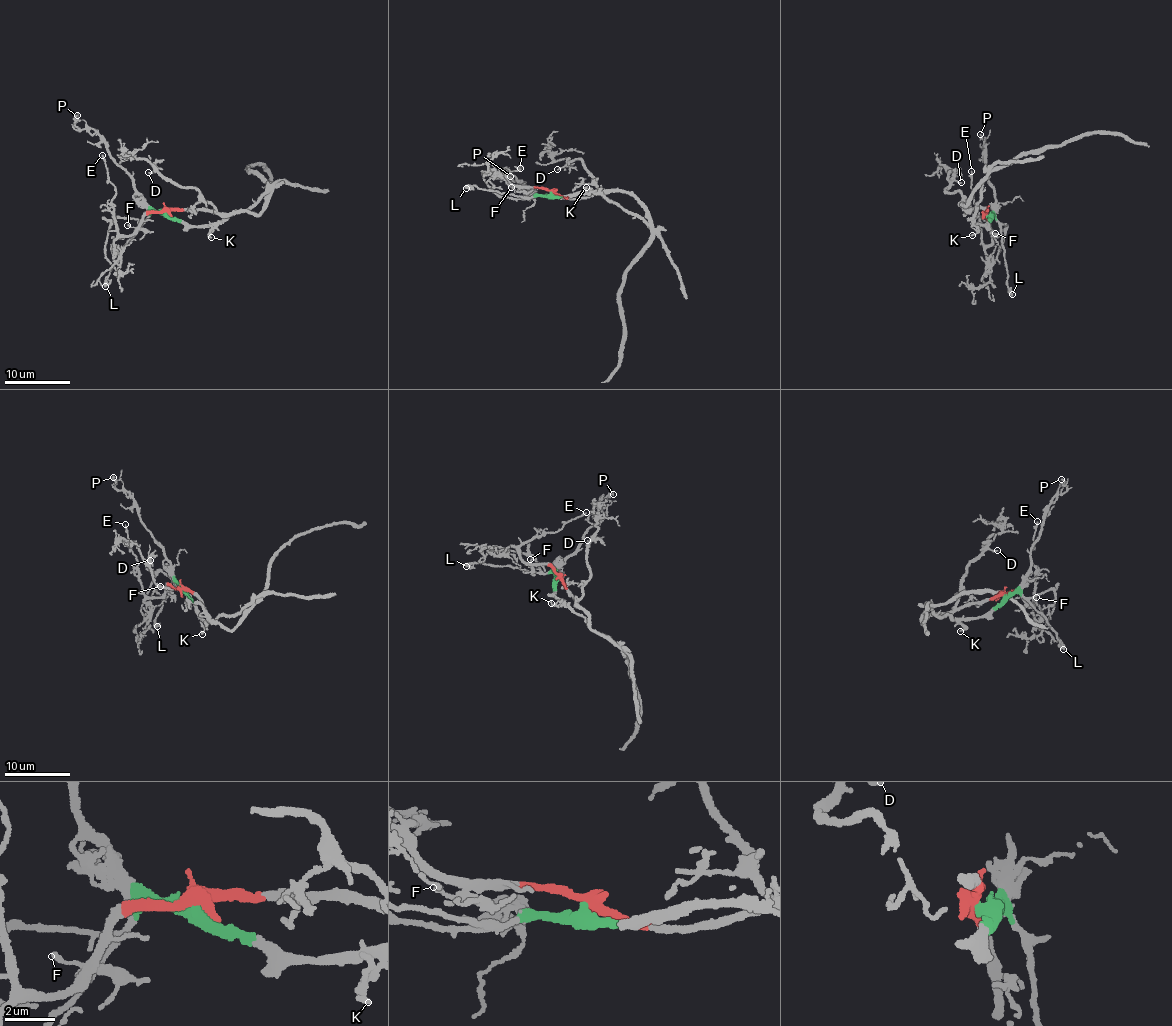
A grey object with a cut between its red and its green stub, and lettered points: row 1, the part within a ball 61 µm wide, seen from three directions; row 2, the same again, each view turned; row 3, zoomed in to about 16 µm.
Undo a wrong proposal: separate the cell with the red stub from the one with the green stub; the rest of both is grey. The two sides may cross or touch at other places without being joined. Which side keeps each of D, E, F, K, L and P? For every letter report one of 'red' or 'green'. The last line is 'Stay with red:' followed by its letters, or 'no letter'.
D: red
E: red
F: red
K: green
L: green
P: green
Stay with red: D, E, F

